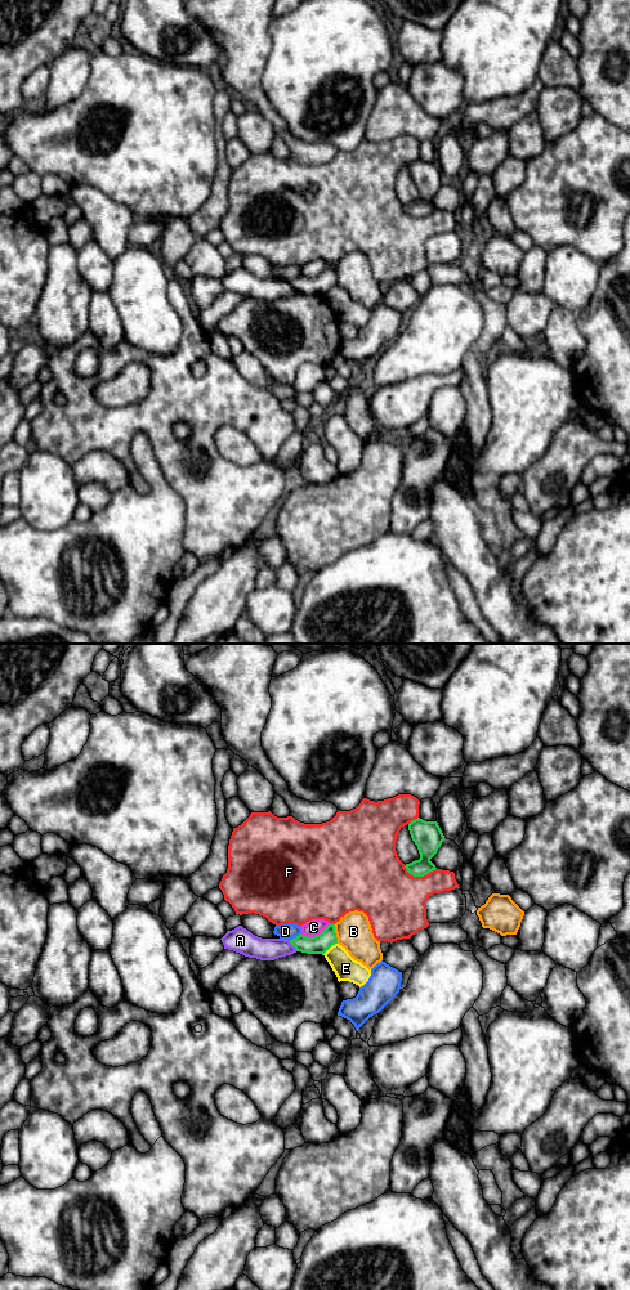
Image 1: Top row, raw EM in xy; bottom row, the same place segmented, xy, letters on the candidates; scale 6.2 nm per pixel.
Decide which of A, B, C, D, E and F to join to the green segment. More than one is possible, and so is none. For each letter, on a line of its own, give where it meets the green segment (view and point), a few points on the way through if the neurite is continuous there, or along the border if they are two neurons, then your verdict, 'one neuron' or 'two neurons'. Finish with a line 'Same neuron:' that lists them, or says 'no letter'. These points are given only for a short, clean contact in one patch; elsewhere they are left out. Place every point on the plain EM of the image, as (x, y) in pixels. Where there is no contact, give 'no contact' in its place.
A: contact xy (294, 287); border xy (289, 282), (298, 291); two neurons
B: contact xy (335, 274); border xy (333, 265), (338, 283); two neurons
C: contact xy (317, 276); border xy (333, 264), (329, 264), (313, 277), (300, 274); two neurons
D: contact xy (295, 278); two neurons
E: contact xy (329, 289); border xy (336, 283), (322, 295); two neurons
F: contact xy (419, 216); two neurons
Same neuron: no letter

